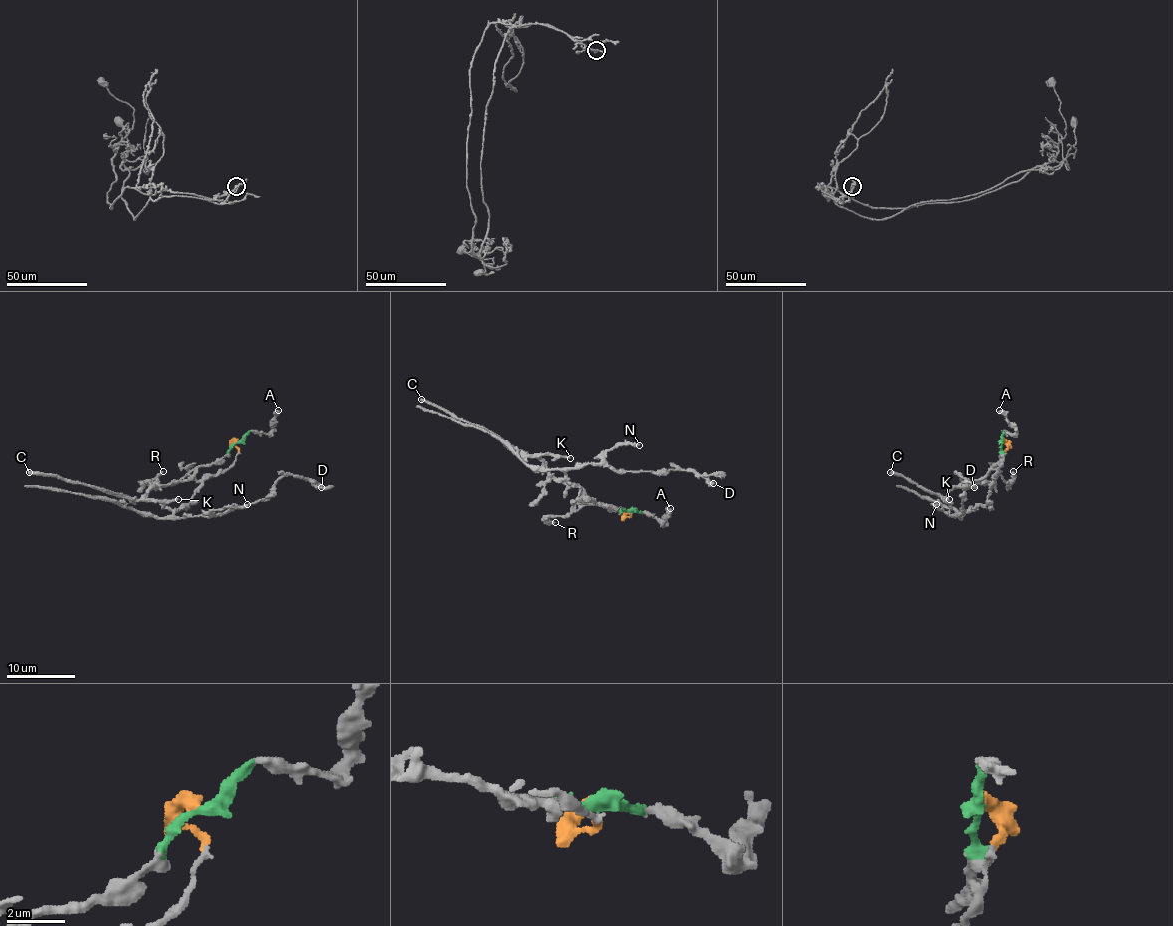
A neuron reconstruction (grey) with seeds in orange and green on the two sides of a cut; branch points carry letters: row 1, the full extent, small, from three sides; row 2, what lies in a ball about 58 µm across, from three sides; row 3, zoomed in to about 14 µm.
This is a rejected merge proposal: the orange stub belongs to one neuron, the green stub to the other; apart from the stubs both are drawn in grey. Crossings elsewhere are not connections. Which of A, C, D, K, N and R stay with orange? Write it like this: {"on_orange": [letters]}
{"on_orange": ["D", "N"]}

